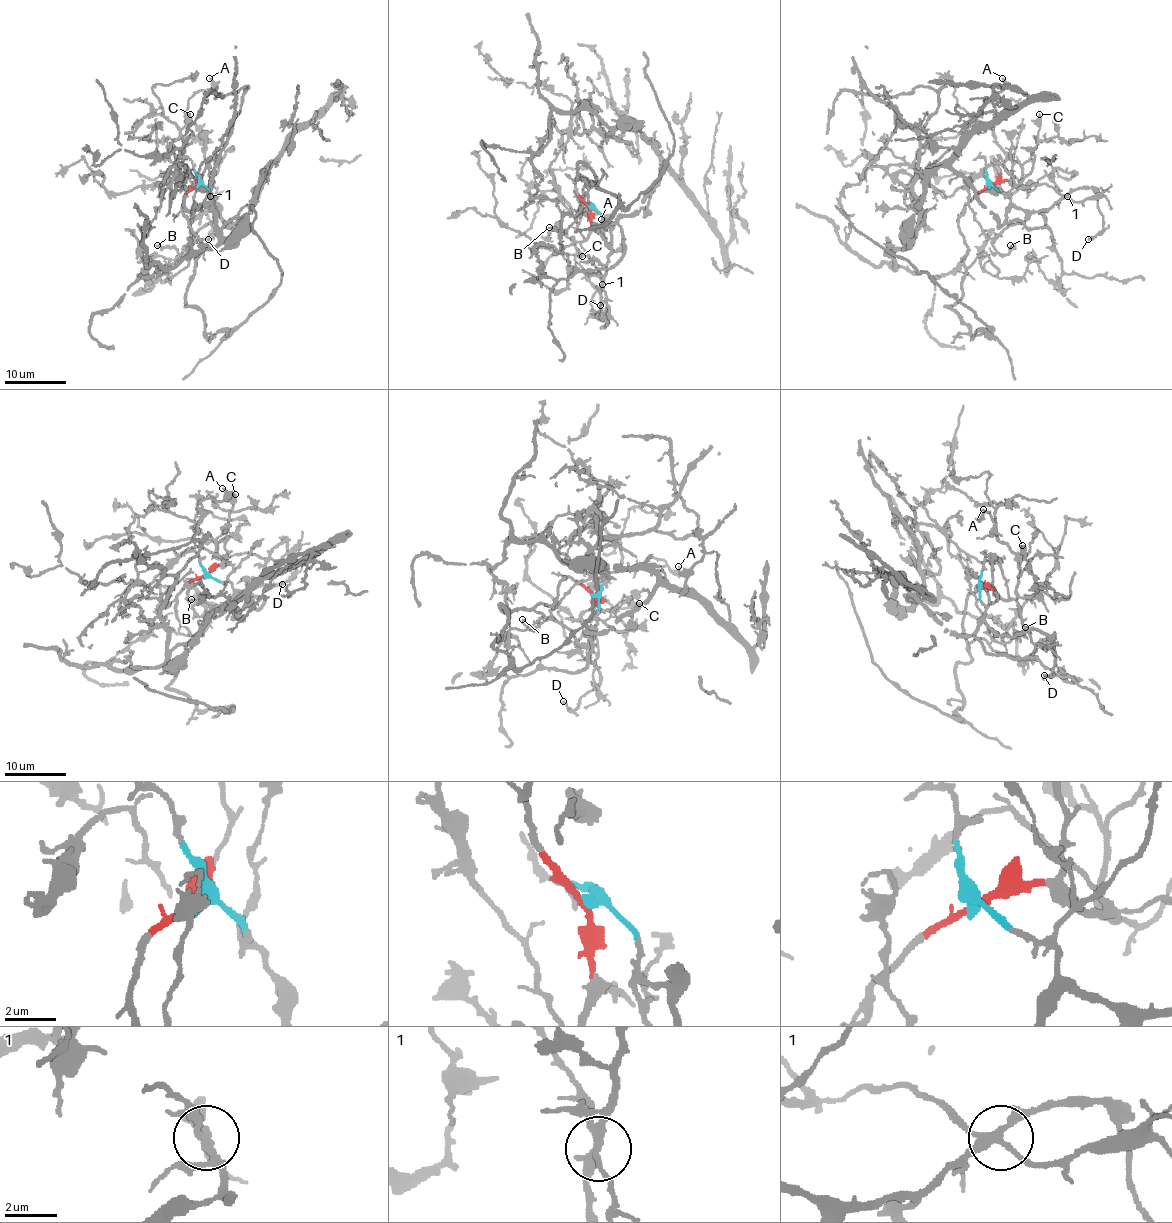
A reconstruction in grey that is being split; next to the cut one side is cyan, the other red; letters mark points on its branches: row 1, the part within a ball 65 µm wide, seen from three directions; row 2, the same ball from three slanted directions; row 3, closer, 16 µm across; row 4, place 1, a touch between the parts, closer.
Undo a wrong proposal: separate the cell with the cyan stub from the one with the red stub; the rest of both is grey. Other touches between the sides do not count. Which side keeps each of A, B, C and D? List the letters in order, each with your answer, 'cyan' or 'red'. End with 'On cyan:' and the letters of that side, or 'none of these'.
A: red
B: cyan
C: red
D: cyan
On cyan: B, D

